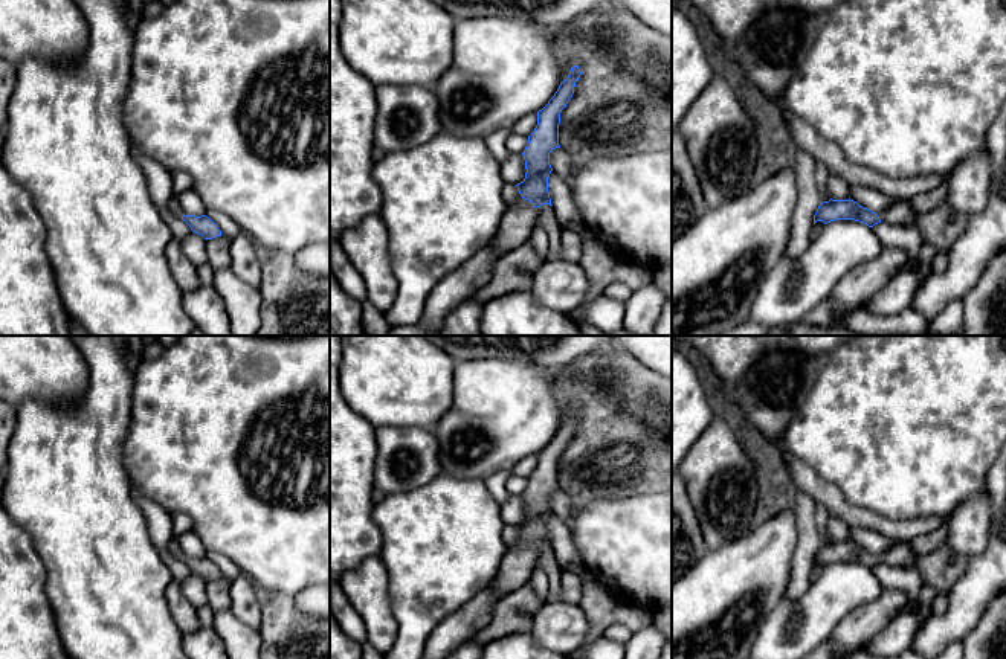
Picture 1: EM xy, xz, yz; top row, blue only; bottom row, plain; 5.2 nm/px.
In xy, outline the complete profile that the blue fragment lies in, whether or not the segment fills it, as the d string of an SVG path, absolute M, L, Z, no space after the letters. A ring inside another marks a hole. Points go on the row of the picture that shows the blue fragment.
M173 197L168 203L168 211L177 217L180 217L192 232L202 235L205 239L212 239L221 236L221 230L217 224L206 215L194 217L188 215L180 204L177 203L176 197Z

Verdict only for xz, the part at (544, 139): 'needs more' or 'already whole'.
needs more

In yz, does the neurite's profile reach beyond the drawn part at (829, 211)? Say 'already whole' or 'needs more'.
needs more

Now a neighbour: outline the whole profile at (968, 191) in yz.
M986 148L960 160L948 175L946 203L968 218L982 212L989 198L991 156Z

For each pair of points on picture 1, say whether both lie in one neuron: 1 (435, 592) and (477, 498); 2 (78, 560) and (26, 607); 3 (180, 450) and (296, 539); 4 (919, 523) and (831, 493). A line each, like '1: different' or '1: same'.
1: same
2: different
3: same
4: same

